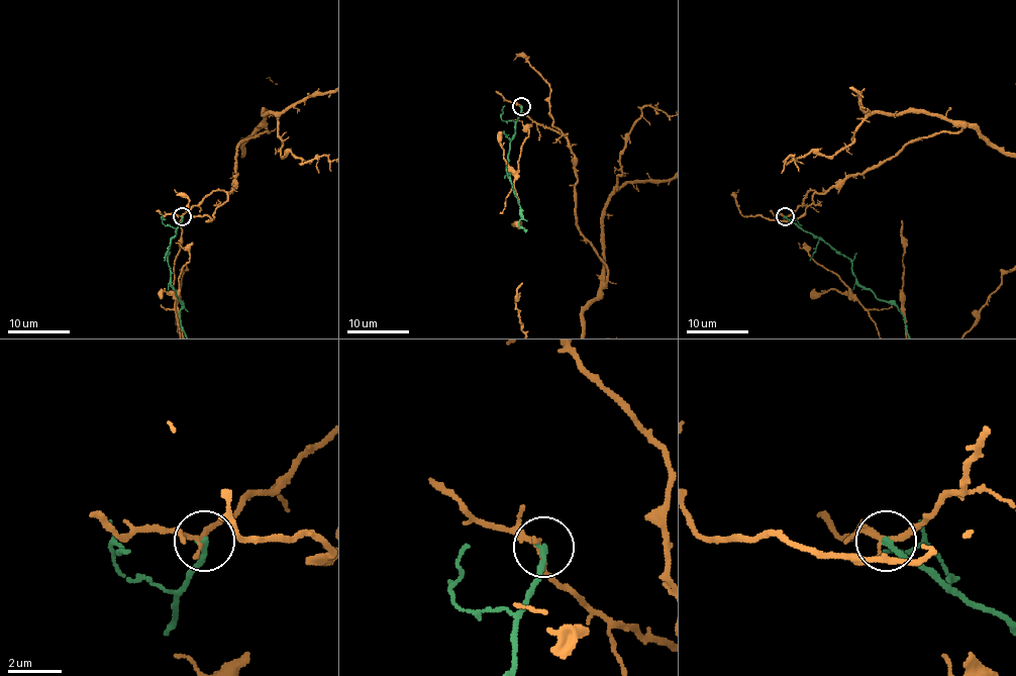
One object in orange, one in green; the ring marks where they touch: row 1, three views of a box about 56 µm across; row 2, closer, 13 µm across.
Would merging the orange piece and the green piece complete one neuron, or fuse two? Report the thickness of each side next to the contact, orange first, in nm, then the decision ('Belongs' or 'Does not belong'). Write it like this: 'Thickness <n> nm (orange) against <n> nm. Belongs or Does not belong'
Thickness 200 nm (orange) against 220 nm. Does not belong

